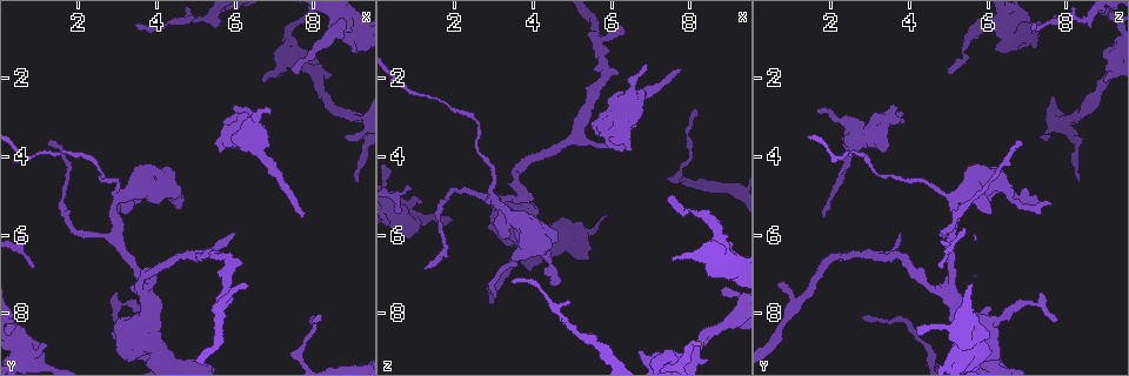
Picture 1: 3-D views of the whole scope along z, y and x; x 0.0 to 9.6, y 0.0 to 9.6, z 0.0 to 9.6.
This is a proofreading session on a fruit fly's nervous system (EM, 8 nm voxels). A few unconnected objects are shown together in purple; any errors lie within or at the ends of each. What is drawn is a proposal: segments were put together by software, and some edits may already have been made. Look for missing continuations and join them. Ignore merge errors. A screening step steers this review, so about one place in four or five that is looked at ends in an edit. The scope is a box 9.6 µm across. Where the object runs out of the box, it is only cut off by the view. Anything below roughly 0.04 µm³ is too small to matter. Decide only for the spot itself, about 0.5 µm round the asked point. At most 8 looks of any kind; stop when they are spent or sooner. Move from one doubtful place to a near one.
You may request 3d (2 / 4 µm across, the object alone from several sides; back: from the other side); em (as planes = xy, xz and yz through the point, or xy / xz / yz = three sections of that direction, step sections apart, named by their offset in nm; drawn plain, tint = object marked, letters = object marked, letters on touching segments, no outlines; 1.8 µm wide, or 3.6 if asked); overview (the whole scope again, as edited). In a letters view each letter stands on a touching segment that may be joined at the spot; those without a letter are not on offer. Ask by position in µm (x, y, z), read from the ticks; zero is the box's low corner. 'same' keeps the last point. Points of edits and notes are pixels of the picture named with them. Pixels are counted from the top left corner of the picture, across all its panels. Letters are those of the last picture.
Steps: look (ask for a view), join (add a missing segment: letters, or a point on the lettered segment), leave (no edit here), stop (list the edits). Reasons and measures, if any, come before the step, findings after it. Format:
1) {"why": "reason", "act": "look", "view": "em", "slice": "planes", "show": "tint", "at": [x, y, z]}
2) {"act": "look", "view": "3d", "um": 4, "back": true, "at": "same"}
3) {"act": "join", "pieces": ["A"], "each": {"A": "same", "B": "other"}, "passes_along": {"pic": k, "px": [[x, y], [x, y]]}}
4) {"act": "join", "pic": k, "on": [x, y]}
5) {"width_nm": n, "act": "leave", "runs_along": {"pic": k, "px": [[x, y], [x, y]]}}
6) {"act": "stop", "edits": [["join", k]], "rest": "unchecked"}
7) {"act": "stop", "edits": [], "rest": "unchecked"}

{"why": "thin end", "act": "look", "view": "3d", "um": 2, "back": true, "at": [7.75, 5.55, 1.80]}

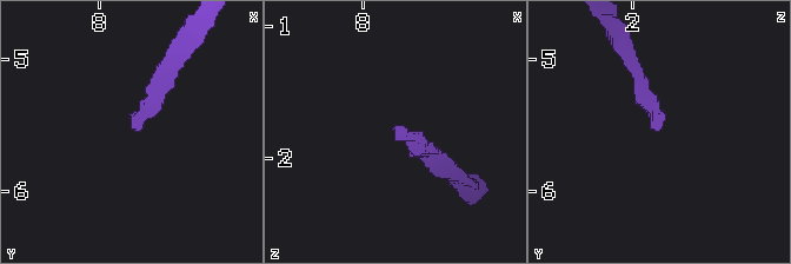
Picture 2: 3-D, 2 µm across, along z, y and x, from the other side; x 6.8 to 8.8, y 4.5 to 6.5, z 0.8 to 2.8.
{"act": "look", "view": "em", "slice": "planes", "show": "plain", "at": [7.70, 5.56, 1.86]}

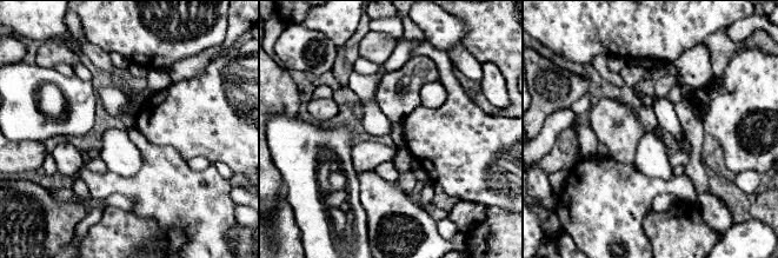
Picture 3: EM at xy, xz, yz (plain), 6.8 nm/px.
{"why": "what lies round it", "act": "look", "view": "em", "slice": "planes", "show": "letters", "at": "same"}

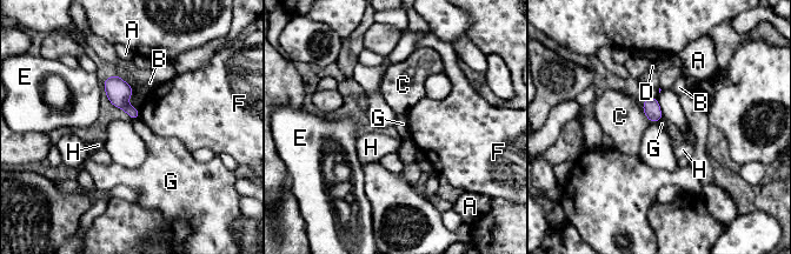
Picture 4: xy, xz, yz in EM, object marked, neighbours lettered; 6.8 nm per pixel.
{"act": "leave", "each": {"A": "other", "B": "other", "C": "other", "D": "other", "E": "other", "F": "other", "G": "other", "H": "other"}, "found": "no lettered segment goes on from it"}

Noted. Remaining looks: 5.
{"why": "stops while still wide", "act": "look", "view": "3d", "um": 4, "at": [6.50, 2.85, 3.75]}

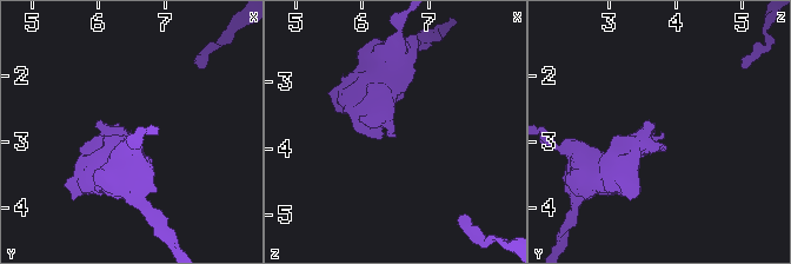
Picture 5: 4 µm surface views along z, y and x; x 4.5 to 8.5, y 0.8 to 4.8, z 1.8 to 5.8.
{"why": "shape alone is not enough", "act": "look", "view": "em", "slice": "yz", "step": 8, "show": "tint", "at": [6.45, 2.85, 3.80]}

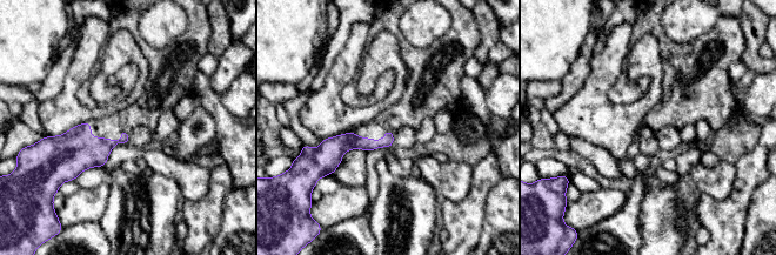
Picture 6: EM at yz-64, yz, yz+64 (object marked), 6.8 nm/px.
{"act": "look", "view": "em", "slice": "planes", "show": "letters", "at": "same"}

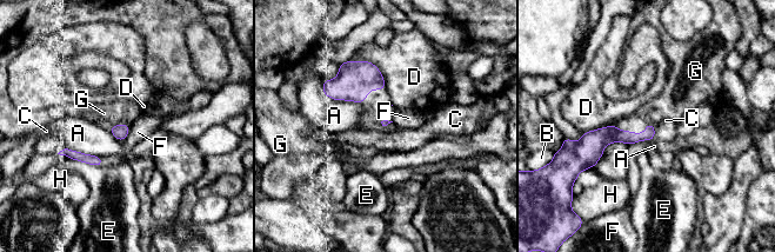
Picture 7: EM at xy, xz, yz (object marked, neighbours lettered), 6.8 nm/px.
{"act": "join", "pieces": ["G"], "each": {"A": "other", "B": "other", "C": "other", "D": "other", "E": "other", "F": "other", "G": "same", "H": "other"}, "found": "it goes on there"}

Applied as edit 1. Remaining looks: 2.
{"why": "branch stops here", "act": "look", "view": "em", "um": 3.6, "slice": "yz", "step": 8, "show": "letters", "at": [6.95, 2.80, 1.65]}

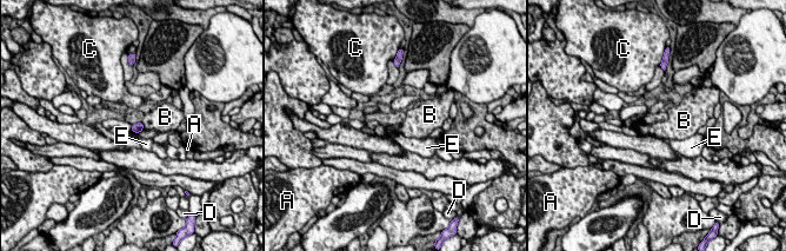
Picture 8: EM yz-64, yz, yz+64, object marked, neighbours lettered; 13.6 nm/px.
{"why": "another direction", "act": "look", "view": "em", "um": 3.6, "slice": "xy", "step": 4, "show": "letters", "at": "same"}

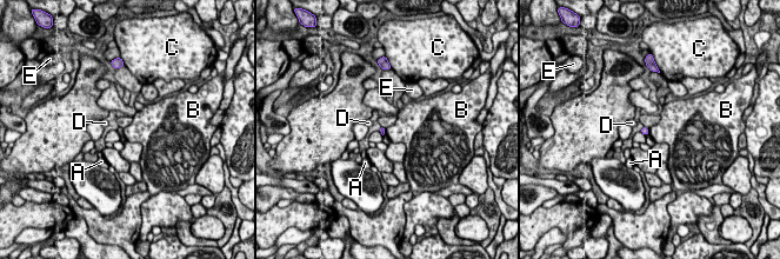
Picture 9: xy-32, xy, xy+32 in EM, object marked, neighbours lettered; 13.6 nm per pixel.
{"longest_contact_nm": ["B", 90], "act": "leave", "each": {"A": "other", "B": "other", "C": "other", "D": "other", "E": "other"}, "found": "none of them fits"}

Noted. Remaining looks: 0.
{"act": "stop", "edits": [["join", 7]], "rest": "unchecked"}

